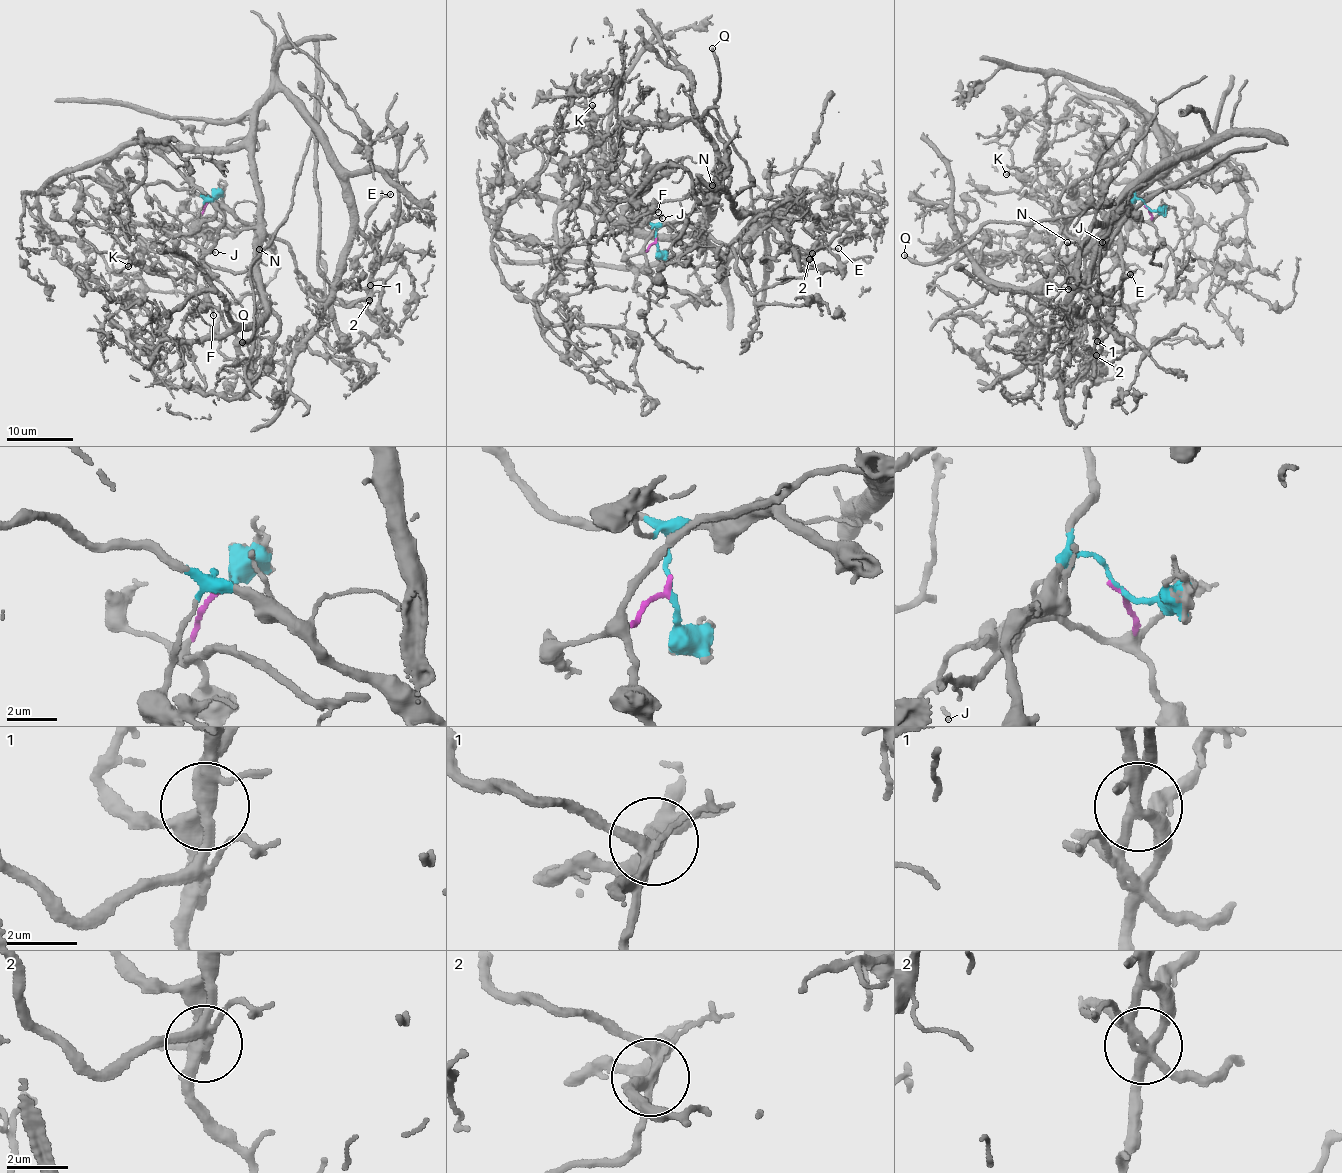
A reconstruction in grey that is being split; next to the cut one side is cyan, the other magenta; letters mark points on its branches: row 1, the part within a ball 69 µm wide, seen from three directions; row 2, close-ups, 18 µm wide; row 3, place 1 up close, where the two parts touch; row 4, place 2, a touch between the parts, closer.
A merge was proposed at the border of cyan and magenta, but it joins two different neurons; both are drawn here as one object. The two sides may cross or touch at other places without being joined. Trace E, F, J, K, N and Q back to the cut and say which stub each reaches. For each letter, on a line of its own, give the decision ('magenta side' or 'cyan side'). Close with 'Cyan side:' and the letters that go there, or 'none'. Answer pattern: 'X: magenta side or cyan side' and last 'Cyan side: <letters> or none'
E: magenta side
F: cyan side
J: cyan side
K: cyan side
N: magenta side
Q: cyan side
Cyan side: F, J, K, Q

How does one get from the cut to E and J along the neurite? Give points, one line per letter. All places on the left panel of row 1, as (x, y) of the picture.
E: (211, 199), (200, 221), (257, 224), (257, 112), (277, 91), (377, 253), (357, 286), (366, 216), (390, 193)
J: (211, 199), (208, 196), (198, 215), (195, 231), (204, 240), (203, 250), (215, 252)

